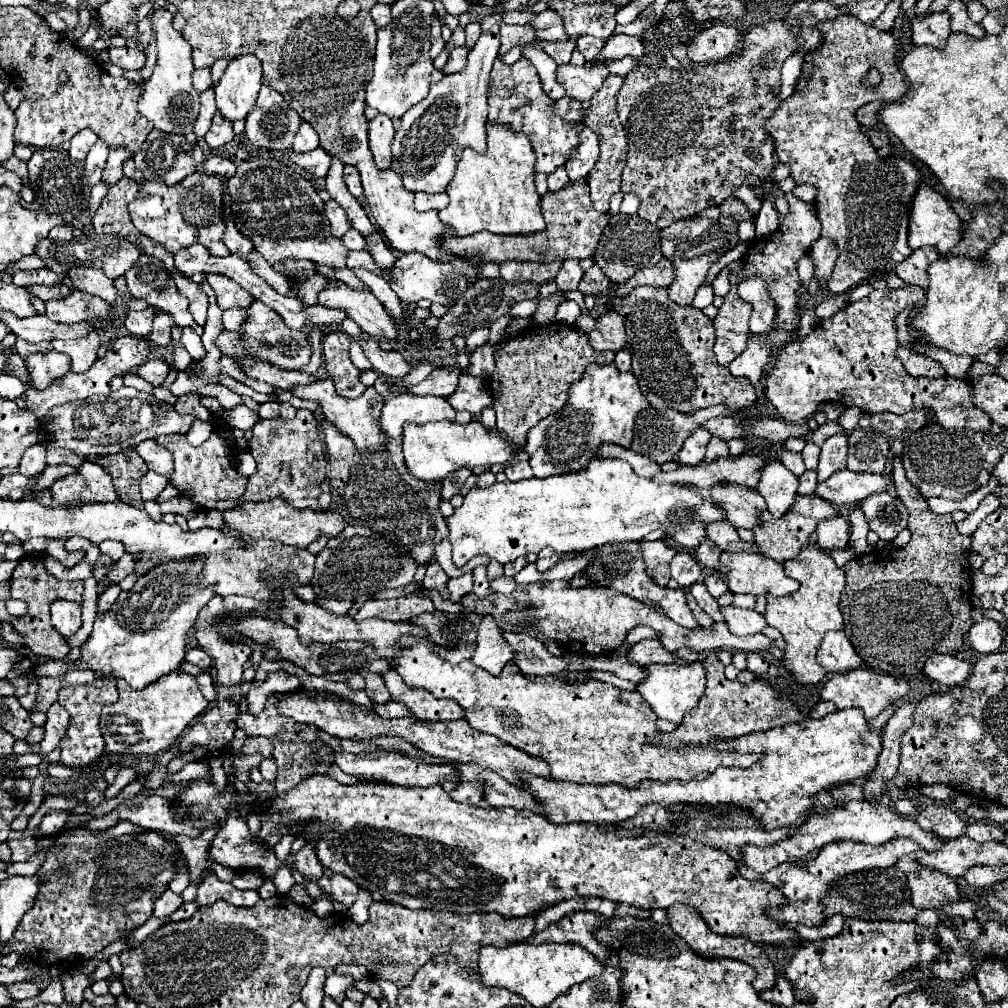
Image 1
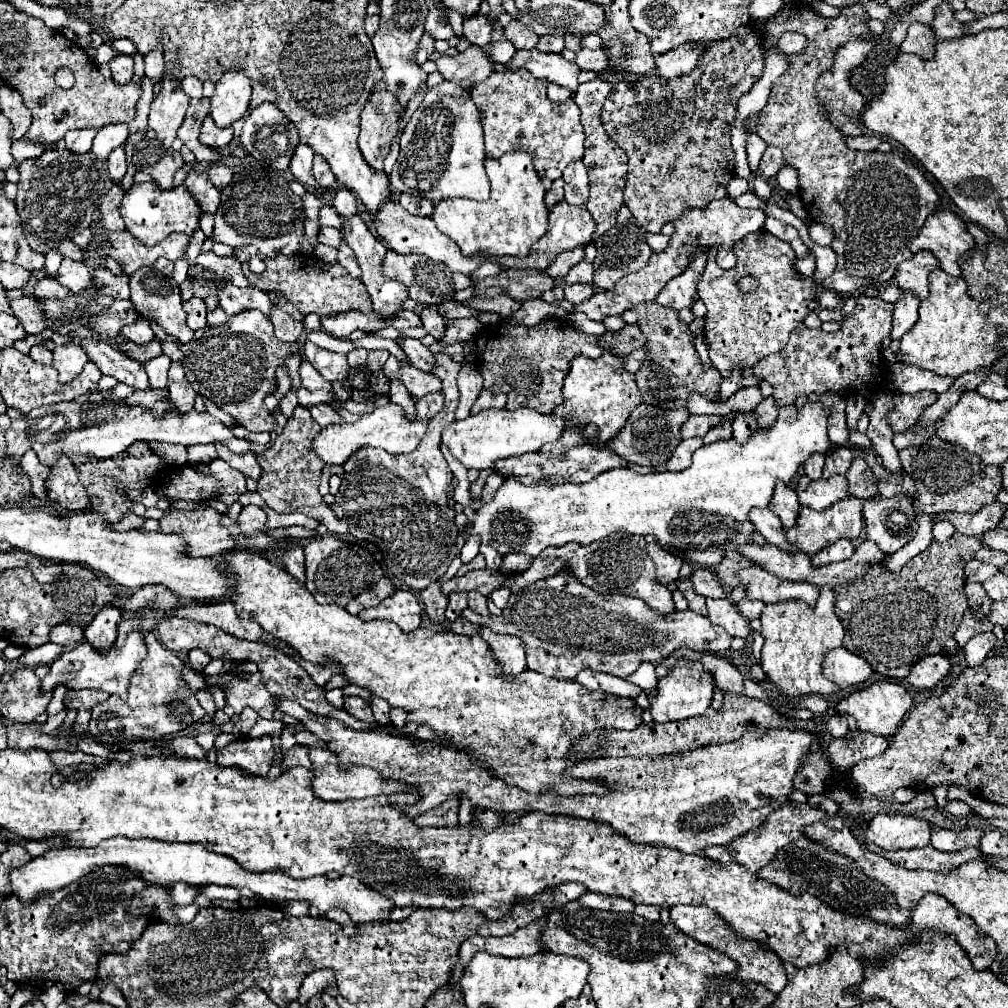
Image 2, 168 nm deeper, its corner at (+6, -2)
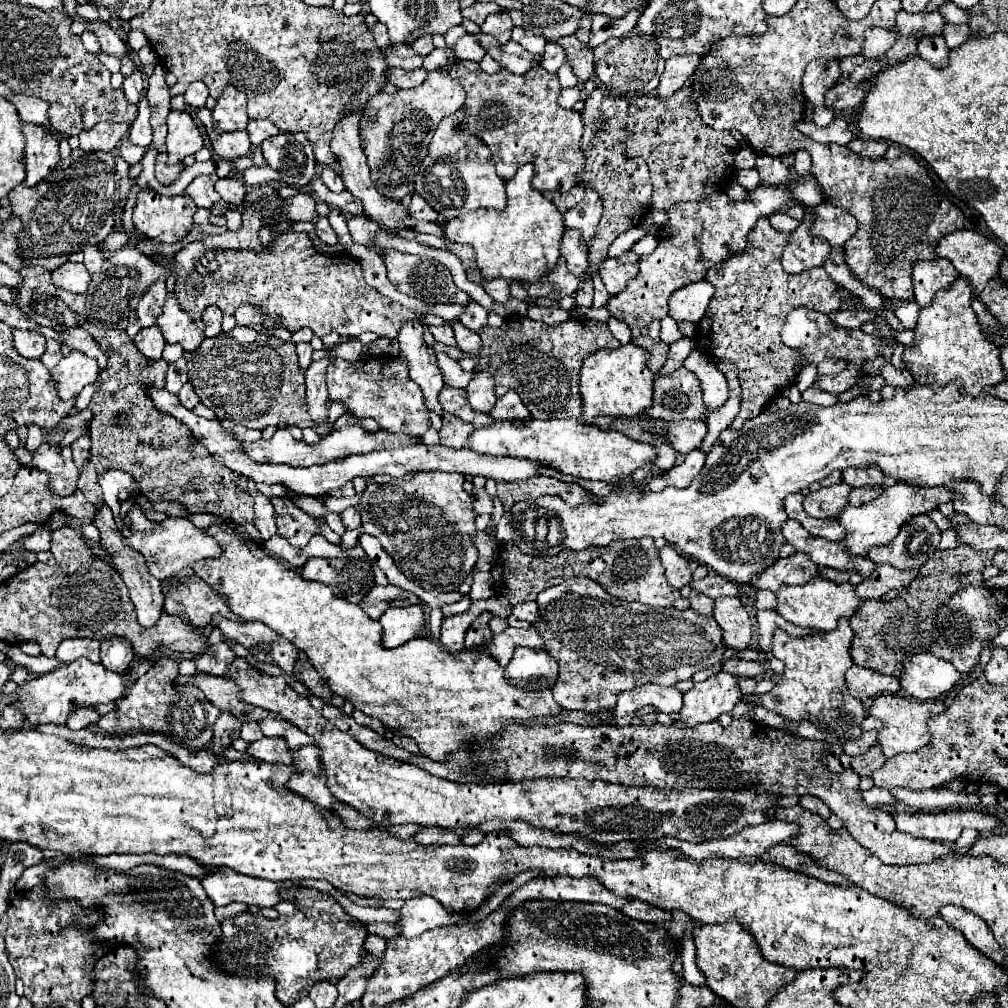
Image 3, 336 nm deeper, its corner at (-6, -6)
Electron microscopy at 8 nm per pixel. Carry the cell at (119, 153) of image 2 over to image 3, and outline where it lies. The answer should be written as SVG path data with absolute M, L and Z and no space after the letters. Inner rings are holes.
M124 137L120 143L120 155L128 165L136 165L136 163L140 163L140 159L144 155L144 147L136 147Z

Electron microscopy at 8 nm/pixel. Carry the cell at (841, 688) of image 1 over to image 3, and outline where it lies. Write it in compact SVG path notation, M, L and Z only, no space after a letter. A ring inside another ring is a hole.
M880 695L874 699L872 707L868 709L868 715L884 723L884 729L880 731L880 745L886 757L894 757L898 753L912 753L922 745L926 745L928 743L926 721L942 711L944 711L942 701L916 701L912 697L902 697L902 695Z

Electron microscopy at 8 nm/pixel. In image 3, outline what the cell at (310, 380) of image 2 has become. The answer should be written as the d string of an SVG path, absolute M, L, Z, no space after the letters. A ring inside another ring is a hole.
M362 355L358 361L330 363L326 385L330 401L342 401L346 409L356 417L372 417L382 429L392 433L410 433L420 437L428 431L428 409L422 399L420 387L410 379L408 367L398 357L374 357Z

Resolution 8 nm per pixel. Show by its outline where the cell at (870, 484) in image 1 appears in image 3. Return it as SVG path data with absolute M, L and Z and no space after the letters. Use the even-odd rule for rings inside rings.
M846 483L832 485L832 487L822 487L820 491L806 495L804 511L810 517L830 519L838 511L842 511L842 507L848 503L848 495L850 495L850 485L846 485Z

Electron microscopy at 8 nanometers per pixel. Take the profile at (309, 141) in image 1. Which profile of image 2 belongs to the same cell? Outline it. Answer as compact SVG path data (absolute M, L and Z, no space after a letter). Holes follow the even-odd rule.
M298 145L296 147L296 153L294 153L294 161L290 163L290 171L292 175L308 189L308 191L314 191L316 195L326 195L328 189L320 187L318 181L312 177L312 157L314 157L314 151L310 151L310 147L306 145Z

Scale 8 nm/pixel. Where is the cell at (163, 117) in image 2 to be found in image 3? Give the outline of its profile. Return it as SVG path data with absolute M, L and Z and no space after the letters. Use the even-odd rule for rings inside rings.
M170 111L168 115L168 163L176 165L186 155L200 151L204 145L202 133L188 111Z

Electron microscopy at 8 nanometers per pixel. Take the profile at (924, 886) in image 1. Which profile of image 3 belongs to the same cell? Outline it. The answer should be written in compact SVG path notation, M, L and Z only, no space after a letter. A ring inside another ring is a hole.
M946 905L940 911L940 917L944 921L950 923L950 927L962 931L962 935L966 937L966 941L976 947L978 951L982 951L988 959L992 959L996 965L1002 963L1004 951L998 945L998 941L994 939L990 927L986 927L986 923L976 917L974 913L962 909L962 907L954 907L954 905Z

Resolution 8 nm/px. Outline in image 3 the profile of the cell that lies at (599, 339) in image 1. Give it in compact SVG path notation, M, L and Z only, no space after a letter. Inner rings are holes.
M640 335L638 339L632 339L632 343L638 345L638 347L644 347L646 351L650 351L648 367L650 367L652 373L656 373L656 371L664 365L664 361L666 361L666 353L668 353L668 345L666 345L666 343L662 343L662 341L654 341L654 339L650 339L648 335Z

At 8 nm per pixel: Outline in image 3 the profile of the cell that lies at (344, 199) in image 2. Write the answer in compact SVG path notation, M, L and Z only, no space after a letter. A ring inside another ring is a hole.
M354 215L354 217L348 219L348 229L350 229L350 235L356 243L370 245L370 239L374 237L374 233L380 227L372 219L368 219L366 215Z

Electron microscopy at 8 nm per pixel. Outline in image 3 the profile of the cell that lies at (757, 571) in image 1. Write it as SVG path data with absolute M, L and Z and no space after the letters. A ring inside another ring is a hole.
M820 575L812 577L804 585L782 585L776 591L776 611L794 625L800 627L814 627L818 631L832 631L836 629L838 617L850 617L860 603L860 597L854 593L852 585L834 585Z

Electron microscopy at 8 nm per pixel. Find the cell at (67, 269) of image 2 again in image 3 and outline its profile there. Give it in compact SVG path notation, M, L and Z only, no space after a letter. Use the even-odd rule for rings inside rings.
M66 261L64 265L60 265L58 269L52 271L52 283L56 287L62 287L72 293L86 293L90 279L92 279L92 275L86 271L84 263Z

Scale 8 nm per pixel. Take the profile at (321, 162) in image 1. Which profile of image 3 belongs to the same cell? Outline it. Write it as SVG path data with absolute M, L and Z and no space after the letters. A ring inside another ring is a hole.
M324 167L322 173L320 173L320 177L322 177L324 185L326 185L330 191L334 191L334 193L342 193L342 191L346 189L344 183L342 183L342 177L340 177L332 167Z

